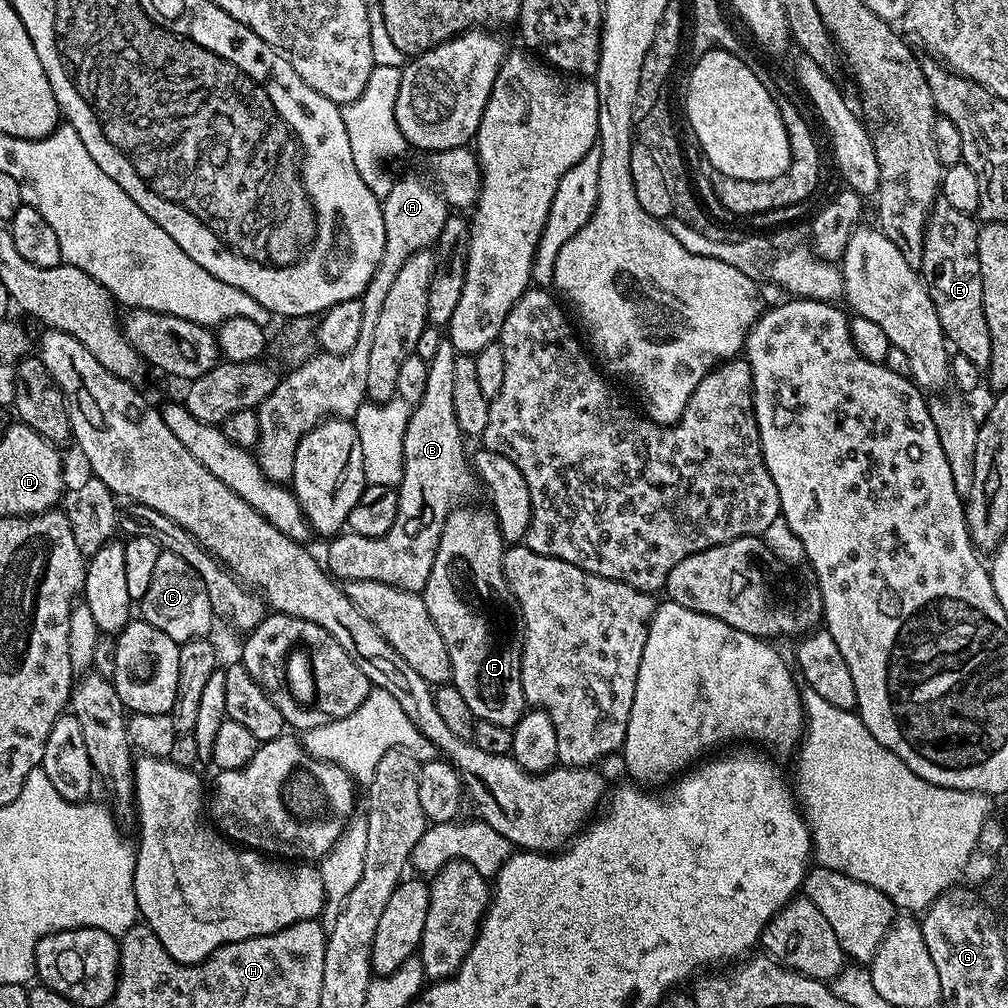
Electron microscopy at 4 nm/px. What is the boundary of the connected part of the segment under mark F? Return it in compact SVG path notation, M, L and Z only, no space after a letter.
M457 506L449 512L446 518L446 526L442 526L442 538L438 542L438 550L434 554L434 566L430 570L430 578L426 582L423 590L423 598L426 609L430 612L430 618L438 631L442 634L442 639L446 642L446 648L450 654L450 666L452 667L451 683L455 684L458 694L462 694L462 698L466 698L466 706L470 706L470 710L476 715L477 720L485 720L486 722L498 722L498 726L506 726L513 729L520 717L526 711L524 703L524 695L522 694L522 682L520 681L520 642L522 639L522 625L520 622L520 610L516 606L516 599L510 590L510 586L506 582L506 574L504 573L504 550L505 543L500 537L500 528L496 524L495 515L487 507L484 508L463 508Z

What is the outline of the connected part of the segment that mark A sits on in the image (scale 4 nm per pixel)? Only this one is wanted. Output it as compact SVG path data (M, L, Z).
M408 176L405 180L397 179L393 183L390 194L386 194L382 202L386 246L374 270L374 278L370 278L362 297L364 302L362 334L358 334L358 342L354 342L354 350L341 356L318 351L309 361L302 362L297 368L291 369L287 373L289 376L281 375L278 386L260 403L256 412L260 437L254 455L261 470L271 480L291 481L298 442L302 442L302 438L310 429L318 427L323 420L329 418L355 417L356 412L366 403L368 394L366 370L370 363L370 341L374 338L374 325L378 323L378 314L384 305L386 293L390 291L394 278L398 278L398 270L406 266L408 258L431 249L439 241L450 215L450 205L439 191L427 179L425 180L419 180L416 176Z

